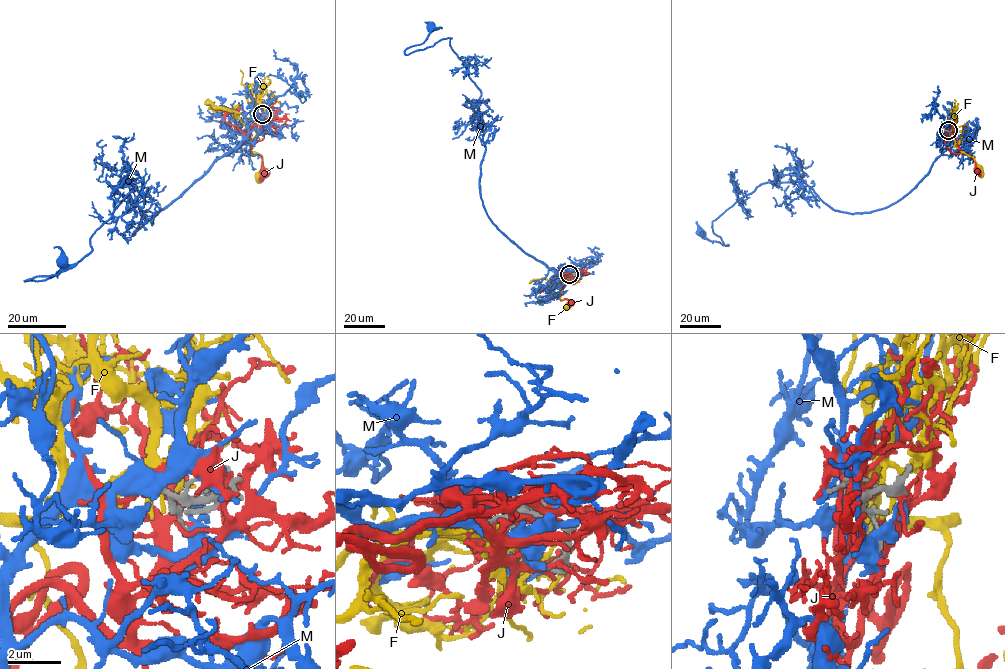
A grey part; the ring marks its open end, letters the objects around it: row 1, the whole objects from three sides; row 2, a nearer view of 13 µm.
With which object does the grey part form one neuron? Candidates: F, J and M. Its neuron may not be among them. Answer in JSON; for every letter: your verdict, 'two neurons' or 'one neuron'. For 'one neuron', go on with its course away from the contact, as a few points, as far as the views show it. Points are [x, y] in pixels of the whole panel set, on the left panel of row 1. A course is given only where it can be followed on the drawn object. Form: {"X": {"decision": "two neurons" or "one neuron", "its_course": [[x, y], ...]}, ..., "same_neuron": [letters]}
{"F": {"decision": "one neuron", "its_course": [[263, 114], [257, 114], [251, 120], [256, 133], [249, 152], [262, 157], [263, 172], [259, 176]]}, "J": {"decision": "two neurons"}, "M": {"decision": "two neurons"}, "same_neuron": ["F"]}

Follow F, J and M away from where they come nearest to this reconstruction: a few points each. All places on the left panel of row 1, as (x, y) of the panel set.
F: (263, 114), (257, 114), (251, 120), (256, 133), (249, 152), (262, 157), (263, 172), (259, 176)
J: (263, 114), (259, 118), (263, 138), (249, 150), (262, 158), (259, 181)
M: (263, 114), (133, 235), (135, 188), (92, 250), (24, 281), (56, 275), (61, 259)

